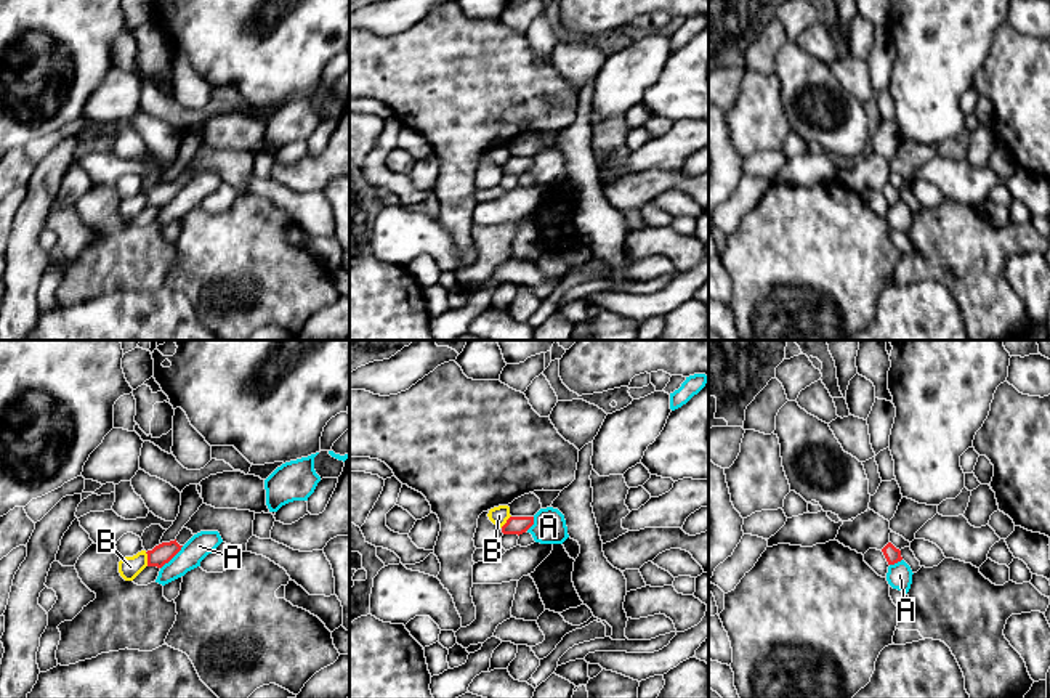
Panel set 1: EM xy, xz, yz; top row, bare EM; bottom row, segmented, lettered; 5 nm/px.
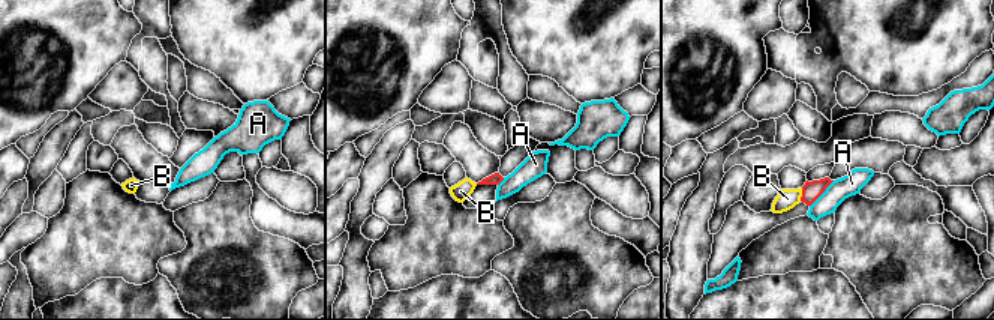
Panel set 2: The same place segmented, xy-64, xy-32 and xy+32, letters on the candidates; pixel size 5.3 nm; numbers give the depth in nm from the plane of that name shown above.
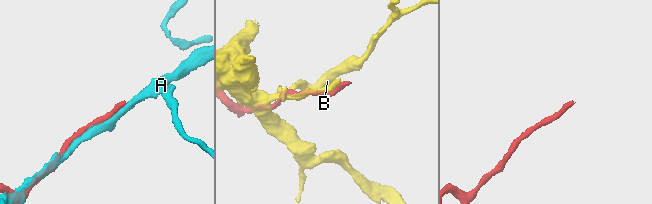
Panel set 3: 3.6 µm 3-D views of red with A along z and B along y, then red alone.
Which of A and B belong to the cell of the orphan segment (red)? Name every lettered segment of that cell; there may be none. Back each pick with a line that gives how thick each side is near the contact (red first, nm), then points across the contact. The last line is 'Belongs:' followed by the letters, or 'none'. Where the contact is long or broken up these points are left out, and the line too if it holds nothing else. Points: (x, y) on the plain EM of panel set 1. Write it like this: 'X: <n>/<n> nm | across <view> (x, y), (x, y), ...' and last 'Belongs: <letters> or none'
Belongs: none

